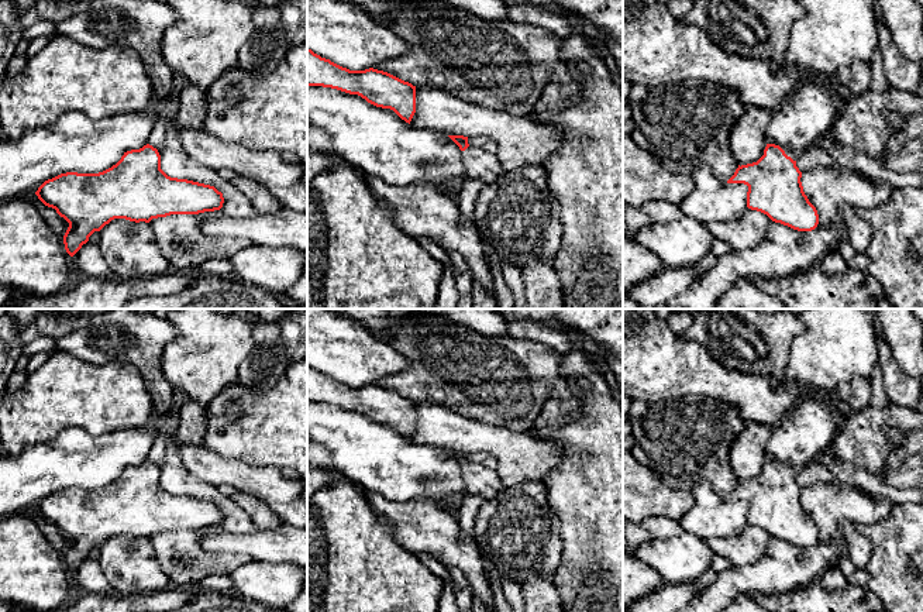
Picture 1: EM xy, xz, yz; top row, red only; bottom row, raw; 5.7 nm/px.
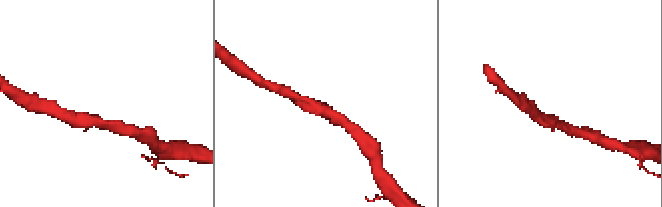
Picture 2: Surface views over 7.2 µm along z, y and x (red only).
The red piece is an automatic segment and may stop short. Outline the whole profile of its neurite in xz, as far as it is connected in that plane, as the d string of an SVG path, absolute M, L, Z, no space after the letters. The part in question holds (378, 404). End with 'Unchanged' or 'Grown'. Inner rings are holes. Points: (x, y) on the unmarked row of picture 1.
M307 364L307 402L358 410L368 419L393 426L410 440L416 429L416 402L373 384L349 386Z. Unchanged

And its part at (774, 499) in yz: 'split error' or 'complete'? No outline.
split error

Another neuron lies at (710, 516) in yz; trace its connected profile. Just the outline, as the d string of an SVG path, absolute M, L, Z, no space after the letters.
M706 481L693 485L690 495L693 505L679 520L685 533L707 541L712 537L738 536L748 526L747 501L721 499Z

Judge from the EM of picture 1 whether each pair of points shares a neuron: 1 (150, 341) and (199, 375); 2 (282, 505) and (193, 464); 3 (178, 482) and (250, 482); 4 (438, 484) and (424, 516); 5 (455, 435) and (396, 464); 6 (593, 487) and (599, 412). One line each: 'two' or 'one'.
1: two
2: one
3: two
4: two
5: two
6: one

